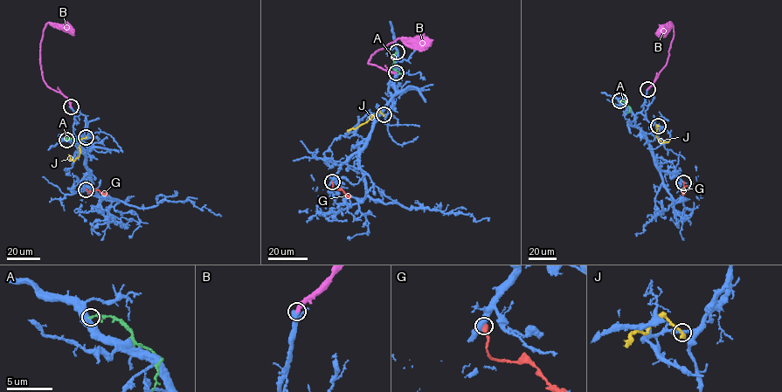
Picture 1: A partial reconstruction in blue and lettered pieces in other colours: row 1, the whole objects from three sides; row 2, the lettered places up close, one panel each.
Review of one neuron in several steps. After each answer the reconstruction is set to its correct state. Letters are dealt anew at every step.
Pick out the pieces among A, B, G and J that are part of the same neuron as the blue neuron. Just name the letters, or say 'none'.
B

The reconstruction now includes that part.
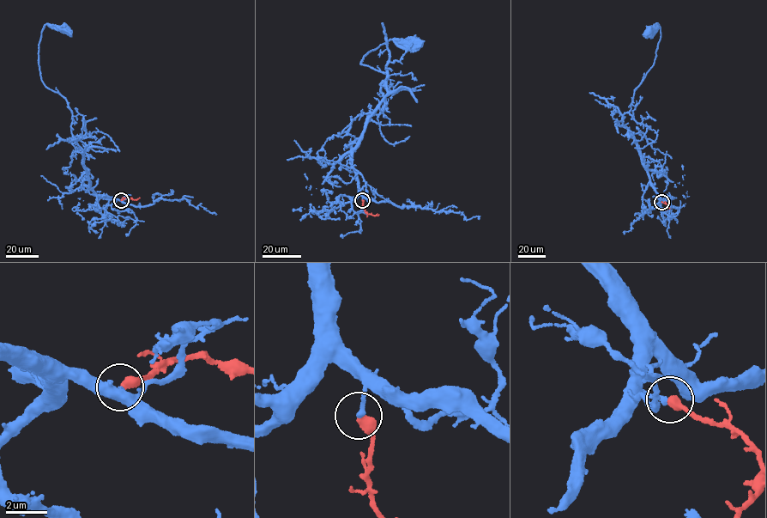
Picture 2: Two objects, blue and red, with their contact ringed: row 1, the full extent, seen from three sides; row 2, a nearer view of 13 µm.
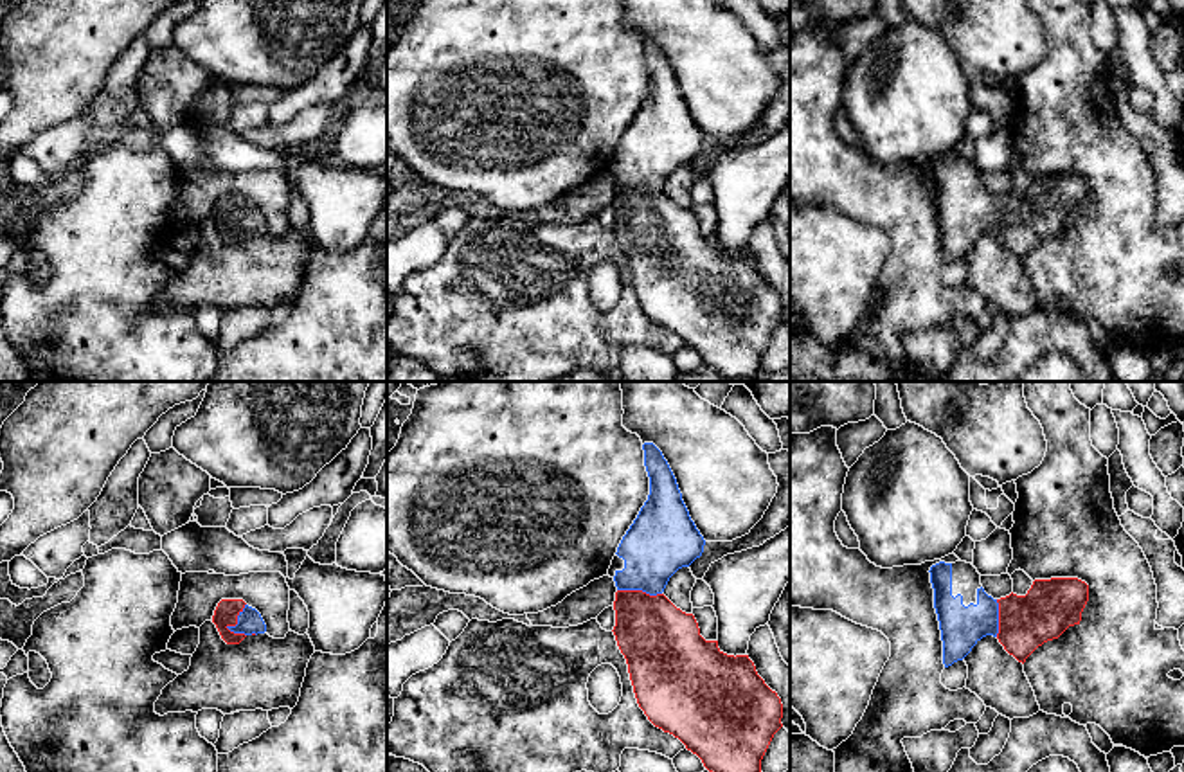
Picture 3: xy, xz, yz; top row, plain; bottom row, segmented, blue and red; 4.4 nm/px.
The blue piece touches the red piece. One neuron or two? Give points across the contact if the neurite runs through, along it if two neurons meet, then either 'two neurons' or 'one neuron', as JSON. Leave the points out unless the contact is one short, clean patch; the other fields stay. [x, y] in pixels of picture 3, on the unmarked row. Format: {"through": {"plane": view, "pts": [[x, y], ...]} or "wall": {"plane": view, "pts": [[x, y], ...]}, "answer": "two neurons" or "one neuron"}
{"through": {"plane": "xy", "pts": [[249, 218], [238, 216], [227, 207]]}, "answer": "one neuron"}

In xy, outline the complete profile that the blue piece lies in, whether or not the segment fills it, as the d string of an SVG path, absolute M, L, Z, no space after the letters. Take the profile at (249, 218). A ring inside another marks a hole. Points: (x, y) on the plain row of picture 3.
M221 196L214 207L212 220L227 241L239 241L247 232L266 229L261 211L243 196Z

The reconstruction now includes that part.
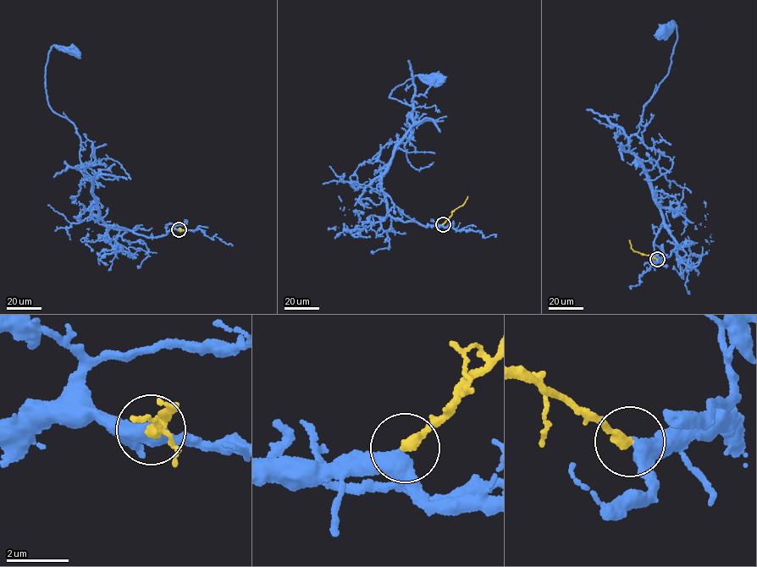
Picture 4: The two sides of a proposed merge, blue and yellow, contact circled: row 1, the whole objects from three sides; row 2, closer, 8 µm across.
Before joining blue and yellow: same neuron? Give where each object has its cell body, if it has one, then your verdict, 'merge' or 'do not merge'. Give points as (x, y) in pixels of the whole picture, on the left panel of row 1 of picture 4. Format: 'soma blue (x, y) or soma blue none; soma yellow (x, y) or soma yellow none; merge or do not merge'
soma blue (73, 50); soma yellow none; merge

